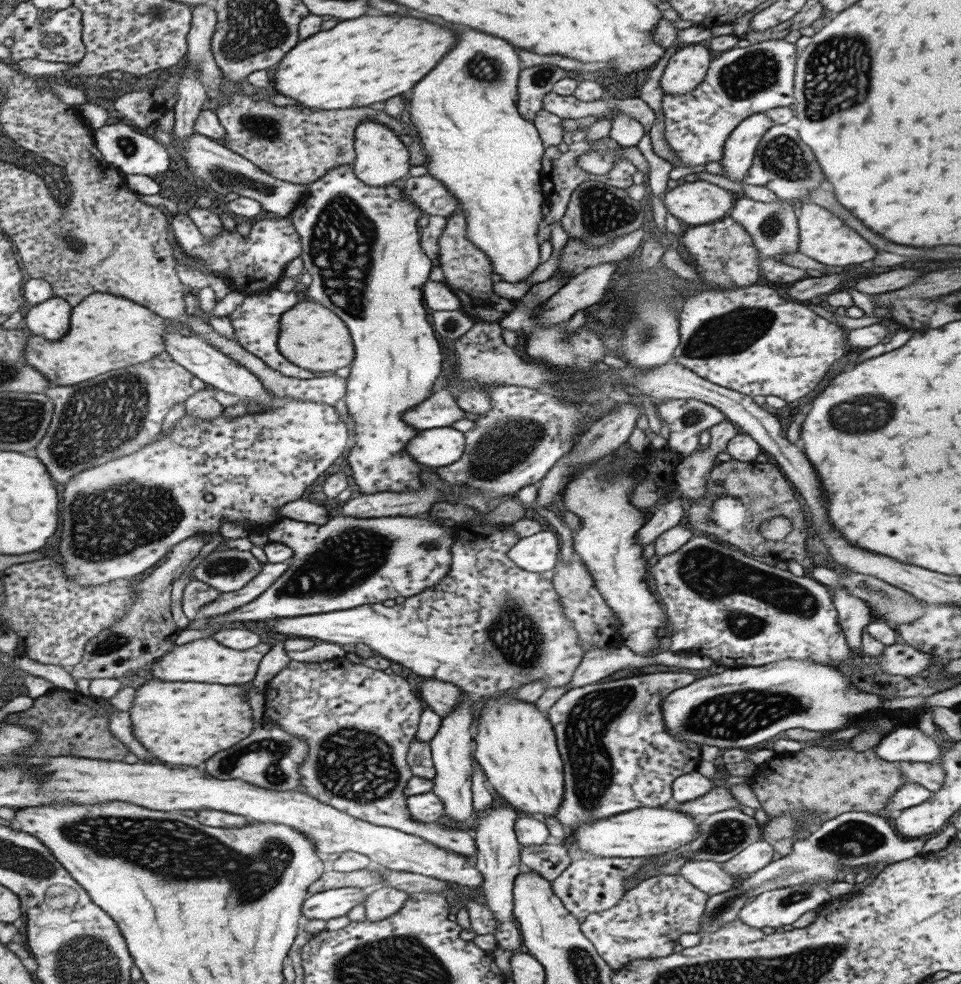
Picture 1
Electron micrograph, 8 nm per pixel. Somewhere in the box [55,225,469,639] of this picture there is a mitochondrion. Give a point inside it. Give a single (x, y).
(112, 522)

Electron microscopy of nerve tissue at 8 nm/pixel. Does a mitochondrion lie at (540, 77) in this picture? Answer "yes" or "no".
yes

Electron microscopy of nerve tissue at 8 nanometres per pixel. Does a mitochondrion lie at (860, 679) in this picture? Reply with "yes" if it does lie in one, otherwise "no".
no

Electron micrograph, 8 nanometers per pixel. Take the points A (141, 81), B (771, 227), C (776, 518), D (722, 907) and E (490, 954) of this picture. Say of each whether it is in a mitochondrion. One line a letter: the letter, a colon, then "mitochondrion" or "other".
A: other
B: mitochondrion
C: other
D: mitochondrion
E: other

